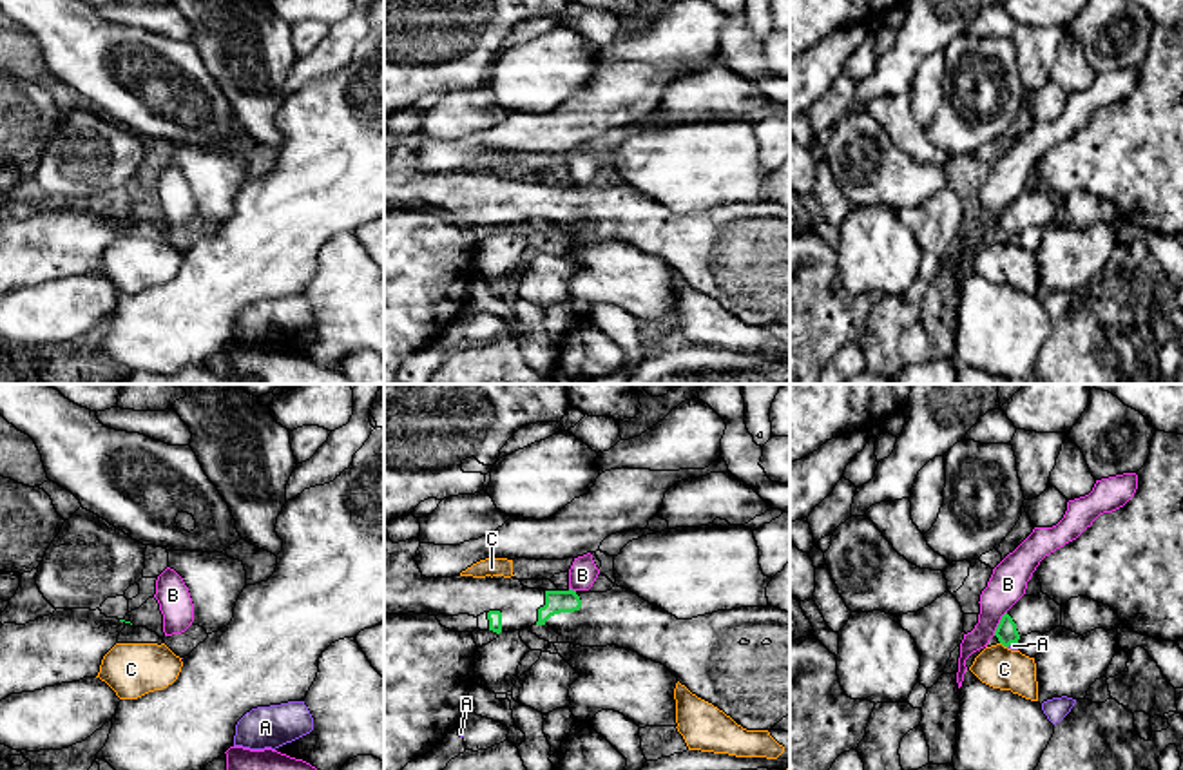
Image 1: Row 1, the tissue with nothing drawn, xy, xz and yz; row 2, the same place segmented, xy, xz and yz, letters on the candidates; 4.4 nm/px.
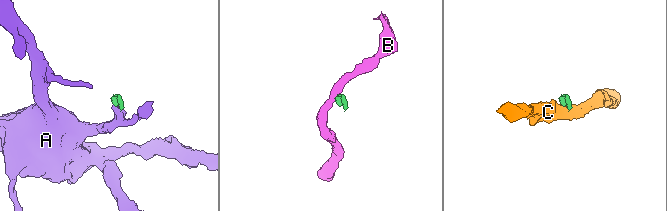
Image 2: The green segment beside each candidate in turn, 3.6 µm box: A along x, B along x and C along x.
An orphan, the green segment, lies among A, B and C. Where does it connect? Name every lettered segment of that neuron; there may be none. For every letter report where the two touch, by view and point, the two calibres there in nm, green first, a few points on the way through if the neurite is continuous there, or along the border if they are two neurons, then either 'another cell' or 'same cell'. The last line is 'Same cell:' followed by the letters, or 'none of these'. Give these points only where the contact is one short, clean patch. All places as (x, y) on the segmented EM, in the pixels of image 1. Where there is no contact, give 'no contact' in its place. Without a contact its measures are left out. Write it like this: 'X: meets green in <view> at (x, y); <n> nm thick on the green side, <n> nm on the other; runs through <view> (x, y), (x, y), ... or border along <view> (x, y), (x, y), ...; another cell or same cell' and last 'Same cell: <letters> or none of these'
A: meets green in yz at (1011, 642); 90 nm thick on the green side, 30 nm on the other; border along yz (1017, 642), (1008, 647); another cell
B: meets green in yz at (999, 624); 90 nm thick on the green side, 170 nm on the other; border along yz (1006, 611), (993, 635); another cell
C: meets green in yz at (1004, 645); 90 nm thick on the green side, 190 nm on the other; border along yz (1000, 642), (1006, 647); another cell
Same cell: none of these

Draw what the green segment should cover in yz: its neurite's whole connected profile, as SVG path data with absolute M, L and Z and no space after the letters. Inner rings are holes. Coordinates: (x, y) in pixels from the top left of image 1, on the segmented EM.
M1040 592L1022 596L1000 620L995 636L1004 647L1031 632L1045 634L1062 625L1062 605Z

